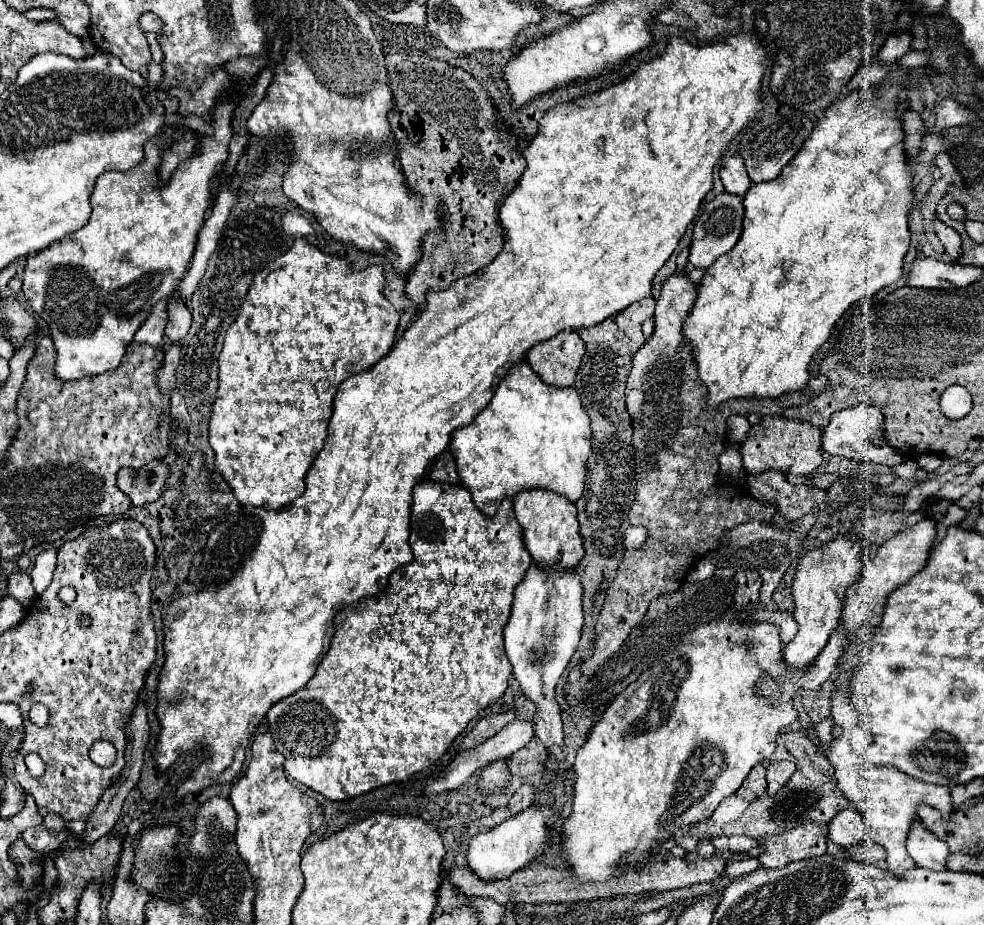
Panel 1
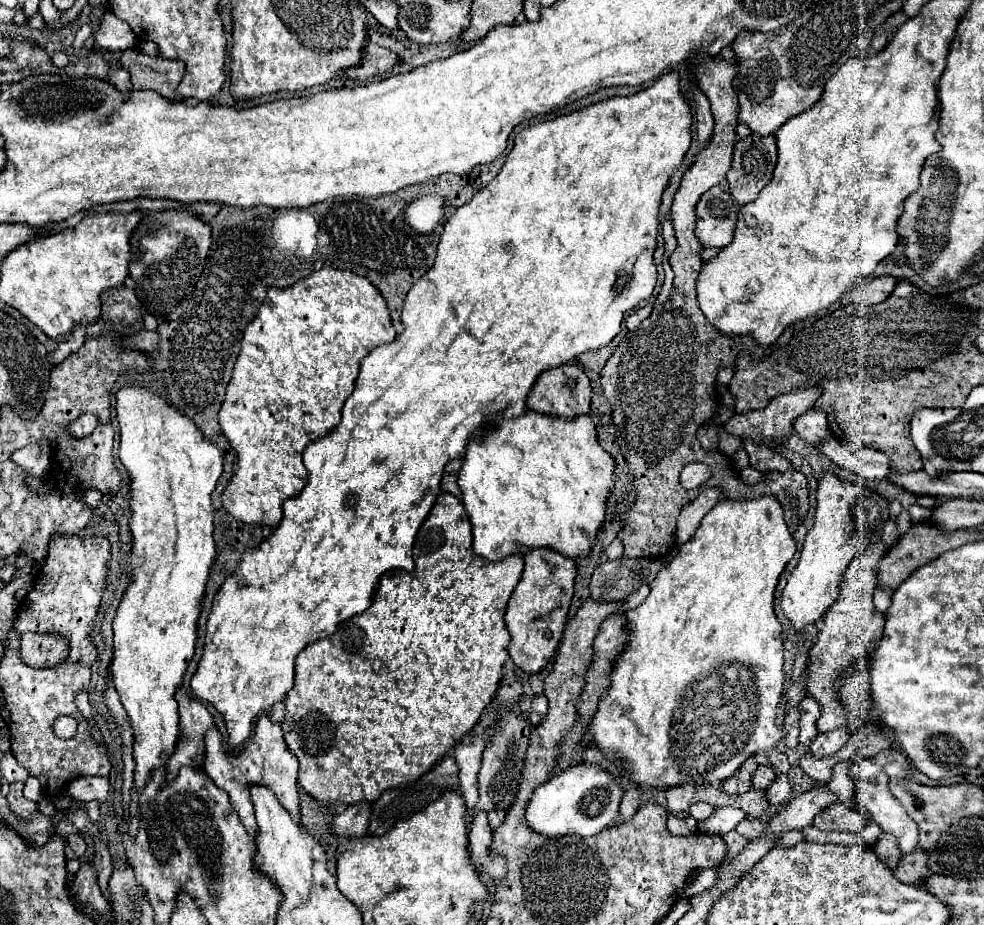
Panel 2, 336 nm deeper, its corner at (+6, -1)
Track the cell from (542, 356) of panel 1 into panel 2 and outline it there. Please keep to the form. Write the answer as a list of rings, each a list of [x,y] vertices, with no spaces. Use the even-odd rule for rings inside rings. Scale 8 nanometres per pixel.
[[[570,361],[570,363],[564,363],[560,367],[552,367],[552,369],[540,373],[532,391],[528,393],[526,405],[530,409],[536,409],[536,411],[548,413],[548,415],[576,417],[580,413],[588,413],[590,397],[592,397],[592,387],[590,387],[590,379],[584,373],[584,367],[578,365],[576,361]]]

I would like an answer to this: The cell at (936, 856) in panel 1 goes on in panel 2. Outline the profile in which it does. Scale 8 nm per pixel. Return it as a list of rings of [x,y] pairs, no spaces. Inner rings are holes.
[[[858,759],[856,763],[852,763],[852,769],[848,773],[856,783],[858,805],[862,805],[862,809],[866,809],[866,813],[872,815],[872,819],[880,825],[880,829],[884,833],[892,833],[898,839],[902,853],[916,851],[916,847],[918,847],[918,823],[912,821],[912,817],[906,813],[906,809],[890,793],[888,775],[878,765],[874,765],[870,759]]]

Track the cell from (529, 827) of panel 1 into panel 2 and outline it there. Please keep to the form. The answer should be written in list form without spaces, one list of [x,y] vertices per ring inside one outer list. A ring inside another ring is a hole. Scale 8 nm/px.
[[[580,763],[560,771],[534,789],[534,795],[526,807],[526,821],[532,831],[544,837],[590,837],[600,833],[612,819],[616,819],[622,793],[622,783],[612,773],[604,771],[604,767],[596,763]]]

